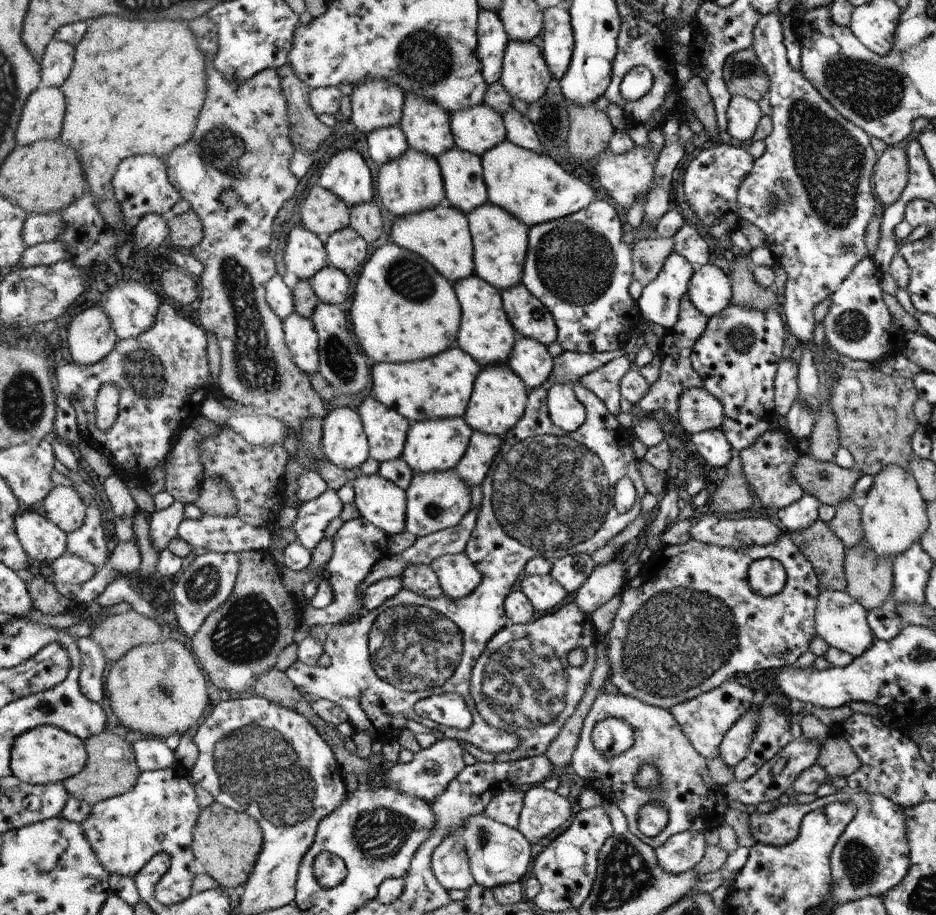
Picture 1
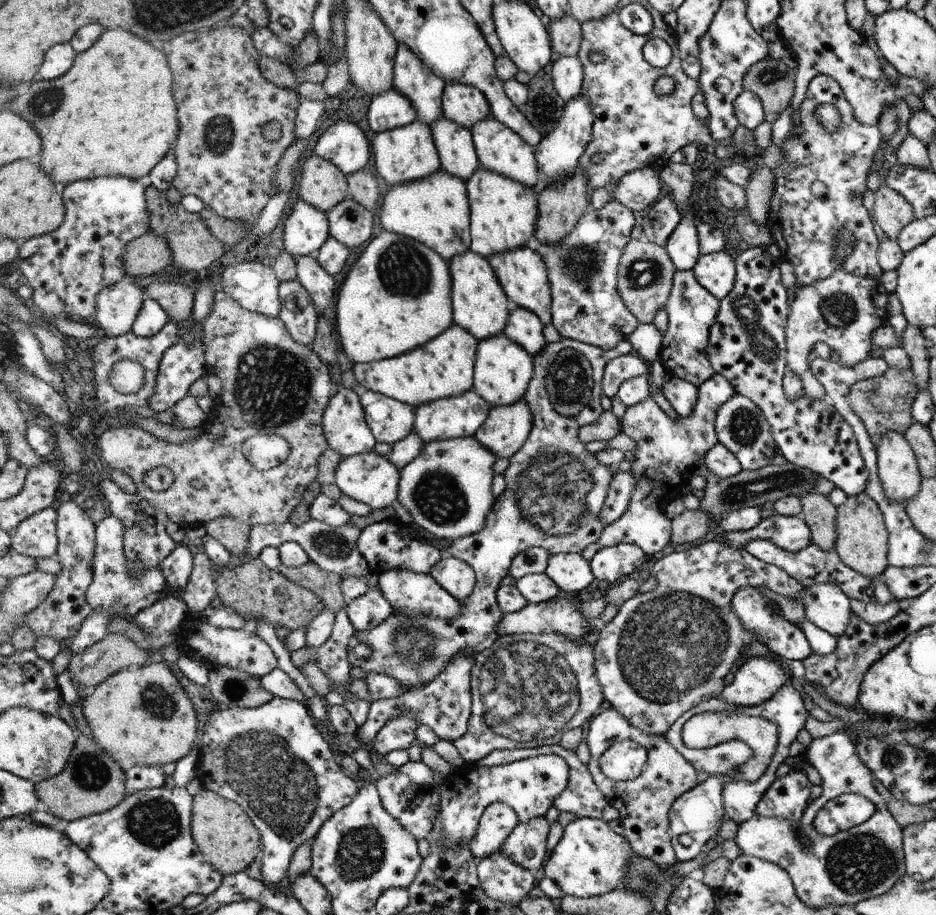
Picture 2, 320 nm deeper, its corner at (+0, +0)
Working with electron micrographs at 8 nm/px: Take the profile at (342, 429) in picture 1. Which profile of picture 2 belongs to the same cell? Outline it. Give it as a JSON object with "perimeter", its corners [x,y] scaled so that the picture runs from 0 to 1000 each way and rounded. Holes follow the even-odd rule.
{"perimeter":[[[368,422],[353,437],[345,454],[345,468],[353,490],[365,499],[397,493],[403,484],[386,435],[377,425]]]}

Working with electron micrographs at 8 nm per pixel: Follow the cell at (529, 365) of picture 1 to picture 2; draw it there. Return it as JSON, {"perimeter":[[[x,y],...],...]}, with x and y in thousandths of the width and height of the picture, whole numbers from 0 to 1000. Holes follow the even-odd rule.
{"perimeter":[[[547,333],[545,348],[536,363],[550,375],[558,377],[569,390],[584,378],[580,364],[580,351],[566,338]]]}

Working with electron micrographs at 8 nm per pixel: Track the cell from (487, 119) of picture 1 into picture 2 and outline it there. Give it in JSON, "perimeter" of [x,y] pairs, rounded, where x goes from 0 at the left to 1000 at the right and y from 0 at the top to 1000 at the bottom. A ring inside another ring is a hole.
{"perimeter":[[[481,89],[473,103],[473,127],[502,141],[525,127],[525,115],[512,96]]]}

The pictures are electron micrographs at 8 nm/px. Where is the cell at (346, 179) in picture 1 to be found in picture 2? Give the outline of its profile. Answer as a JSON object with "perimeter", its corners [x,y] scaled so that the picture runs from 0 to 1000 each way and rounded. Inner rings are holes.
{"perimeter":[[[362,131],[345,144],[338,153],[335,166],[372,190],[389,184],[395,175],[393,151],[374,131]]]}

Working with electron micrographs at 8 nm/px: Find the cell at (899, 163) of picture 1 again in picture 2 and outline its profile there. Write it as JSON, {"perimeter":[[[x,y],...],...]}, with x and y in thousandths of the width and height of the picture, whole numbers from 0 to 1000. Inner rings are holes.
{"perimeter":[[[941,200],[934,213],[933,239],[942,258],[958,262],[963,251],[978,239],[972,222],[953,204]]]}

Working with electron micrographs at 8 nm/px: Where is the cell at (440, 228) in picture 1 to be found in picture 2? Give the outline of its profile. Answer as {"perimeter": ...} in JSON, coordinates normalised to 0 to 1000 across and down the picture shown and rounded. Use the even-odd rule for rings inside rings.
{"perimeter":[[[470,184],[452,196],[419,202],[406,227],[406,245],[410,251],[451,263],[474,284],[481,284],[503,271],[502,233],[497,197]]]}

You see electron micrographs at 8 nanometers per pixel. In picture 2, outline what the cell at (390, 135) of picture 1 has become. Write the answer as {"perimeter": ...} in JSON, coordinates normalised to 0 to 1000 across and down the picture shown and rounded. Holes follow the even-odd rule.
{"perimeter":[[[419,94],[397,107],[392,128],[395,140],[405,145],[444,132],[446,122],[438,108]]]}

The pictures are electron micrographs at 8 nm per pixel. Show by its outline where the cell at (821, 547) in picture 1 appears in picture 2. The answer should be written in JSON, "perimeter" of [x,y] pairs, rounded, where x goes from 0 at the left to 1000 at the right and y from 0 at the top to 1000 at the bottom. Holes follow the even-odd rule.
{"perimeter":[[[869,537],[855,543],[857,566],[866,576],[869,592],[877,600],[891,601],[893,592],[894,555],[885,542]]]}

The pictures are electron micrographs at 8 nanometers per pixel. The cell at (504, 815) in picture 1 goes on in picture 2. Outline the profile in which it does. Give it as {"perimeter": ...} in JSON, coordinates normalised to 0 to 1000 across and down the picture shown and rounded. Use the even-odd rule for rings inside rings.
{"perimeter":[[[536,875],[522,879],[501,920],[503,932],[510,940],[528,934],[553,901],[552,890],[546,881]]]}

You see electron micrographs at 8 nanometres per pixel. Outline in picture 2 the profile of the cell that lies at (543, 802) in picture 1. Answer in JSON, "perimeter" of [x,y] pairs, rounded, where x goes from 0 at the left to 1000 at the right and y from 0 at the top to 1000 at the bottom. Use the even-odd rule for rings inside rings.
{"perimeter":[[[582,893],[556,899],[535,926],[535,932],[565,952],[579,951],[583,942],[583,916],[588,902]]]}

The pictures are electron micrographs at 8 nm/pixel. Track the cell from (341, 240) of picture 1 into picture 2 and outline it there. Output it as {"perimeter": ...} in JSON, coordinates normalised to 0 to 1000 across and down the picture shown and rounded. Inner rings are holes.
{"perimeter":[[[372,215],[349,233],[353,240],[353,259],[369,267],[374,273],[387,269],[397,258],[400,236],[397,230]]]}

